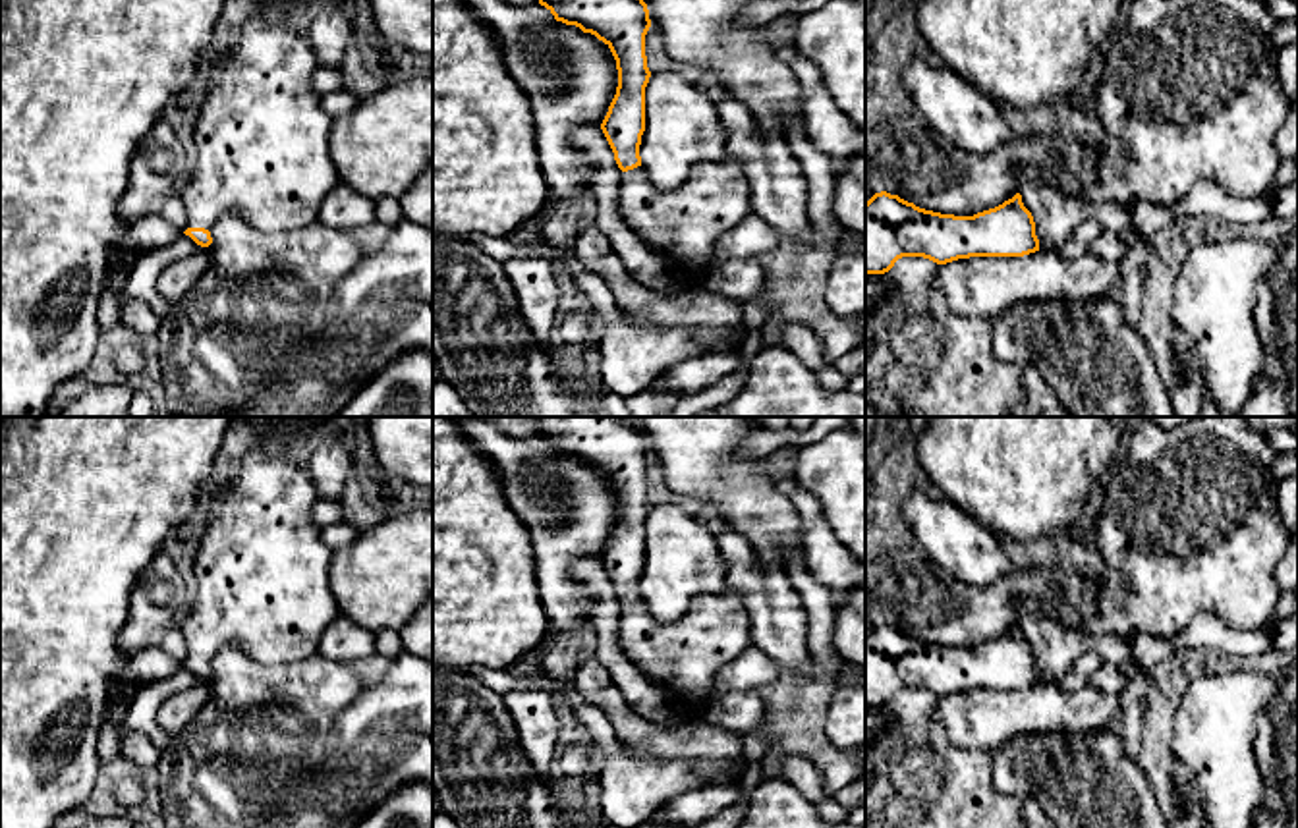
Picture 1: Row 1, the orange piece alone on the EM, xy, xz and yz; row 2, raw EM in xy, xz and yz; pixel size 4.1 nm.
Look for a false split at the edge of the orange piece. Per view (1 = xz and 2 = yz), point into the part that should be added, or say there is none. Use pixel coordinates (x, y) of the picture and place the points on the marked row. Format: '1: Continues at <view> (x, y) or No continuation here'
1: Continues at xz (682, 224)
2: No continuation here

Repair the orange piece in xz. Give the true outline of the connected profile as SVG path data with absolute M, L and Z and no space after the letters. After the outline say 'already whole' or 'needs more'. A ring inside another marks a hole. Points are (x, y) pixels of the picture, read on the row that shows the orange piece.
M539 0L539 4L556 21L595 35L610 48L616 60L618 87L601 129L622 170L618 187L620 218L676 274L686 266L705 268L715 261L713 247L717 239L753 214L751 187L744 160L730 152L722 160L695 164L680 187L663 191L649 181L639 156L641 135L645 131L645 87L651 77L645 56L645 35L651 27L647 4L643 0Z | needs more

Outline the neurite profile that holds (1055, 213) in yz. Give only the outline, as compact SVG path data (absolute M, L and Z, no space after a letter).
M1026 164L1022 168L1022 203L1031 212L1039 251L1057 251L1084 220L1097 220L1103 230L1116 234L1138 232L1132 212L1122 201L1086 203L1041 181L1041 172Z

